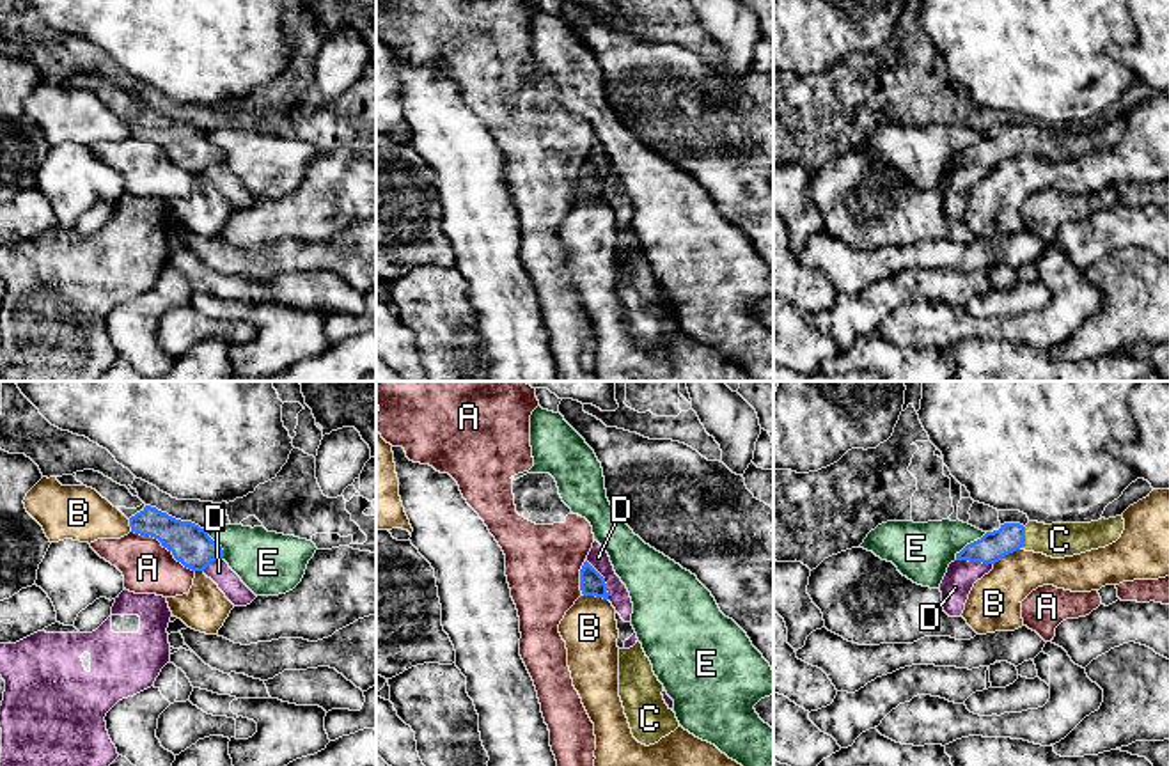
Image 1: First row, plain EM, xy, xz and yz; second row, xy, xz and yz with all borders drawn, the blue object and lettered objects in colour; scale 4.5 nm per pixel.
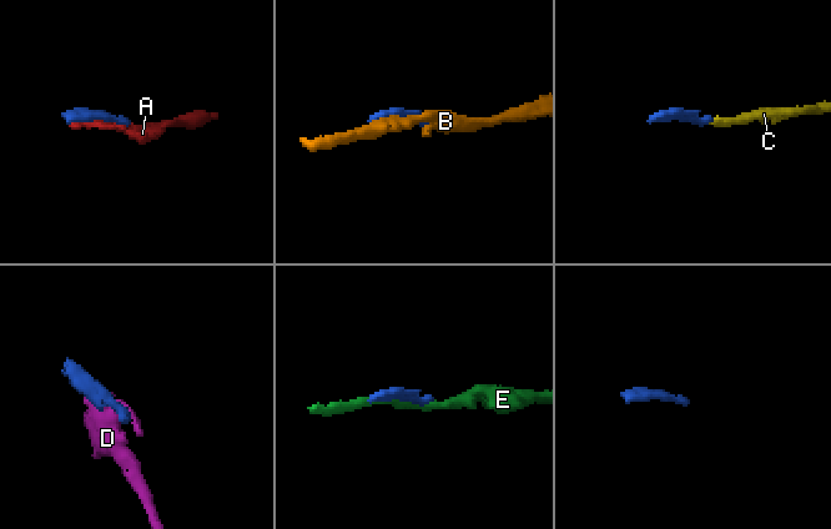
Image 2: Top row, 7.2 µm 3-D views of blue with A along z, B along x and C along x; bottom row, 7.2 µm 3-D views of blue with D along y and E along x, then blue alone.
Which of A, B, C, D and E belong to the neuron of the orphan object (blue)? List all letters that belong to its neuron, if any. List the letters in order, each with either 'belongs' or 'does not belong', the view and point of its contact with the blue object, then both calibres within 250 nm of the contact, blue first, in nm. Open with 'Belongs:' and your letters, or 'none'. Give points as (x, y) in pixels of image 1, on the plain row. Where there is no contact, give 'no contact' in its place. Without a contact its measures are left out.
Belongs: C
A: does not belong; contact xy (164, 149); calibres 190 and 240 nm
B: does not belong; contact xz (595, 197); calibres 110 and 260 nm
C: belongs; contact yz (1024, 140); calibres 140 and 160 nm
D: does not belong; contact xz (604, 181); calibres 110 and 100 nm
E: does not belong; contact yz (971, 146); calibres 140 and 260 nm

